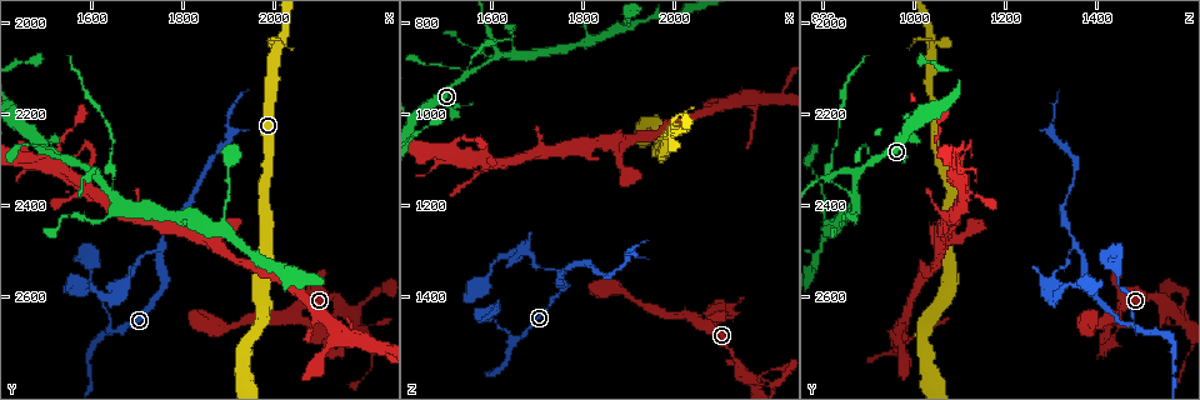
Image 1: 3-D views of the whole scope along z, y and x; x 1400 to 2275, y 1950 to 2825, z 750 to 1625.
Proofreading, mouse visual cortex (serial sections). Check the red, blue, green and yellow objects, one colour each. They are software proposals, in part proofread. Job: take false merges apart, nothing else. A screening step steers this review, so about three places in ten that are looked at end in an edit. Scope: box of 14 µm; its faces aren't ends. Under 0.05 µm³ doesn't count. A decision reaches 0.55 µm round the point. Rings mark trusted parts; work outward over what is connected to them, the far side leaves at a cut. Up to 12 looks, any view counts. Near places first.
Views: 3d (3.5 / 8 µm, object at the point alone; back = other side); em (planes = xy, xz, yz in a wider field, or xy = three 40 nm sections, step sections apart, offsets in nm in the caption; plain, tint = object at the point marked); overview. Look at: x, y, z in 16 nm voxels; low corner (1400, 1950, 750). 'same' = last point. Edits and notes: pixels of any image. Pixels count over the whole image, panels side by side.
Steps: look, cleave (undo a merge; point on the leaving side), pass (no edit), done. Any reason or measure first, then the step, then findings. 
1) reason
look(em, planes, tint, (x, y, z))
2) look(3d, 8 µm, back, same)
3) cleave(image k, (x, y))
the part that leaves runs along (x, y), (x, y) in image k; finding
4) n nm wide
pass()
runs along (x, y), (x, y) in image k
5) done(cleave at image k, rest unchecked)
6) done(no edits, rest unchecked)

a fork
look(3d, 3.5 µm, (2005, 2055, 1035))

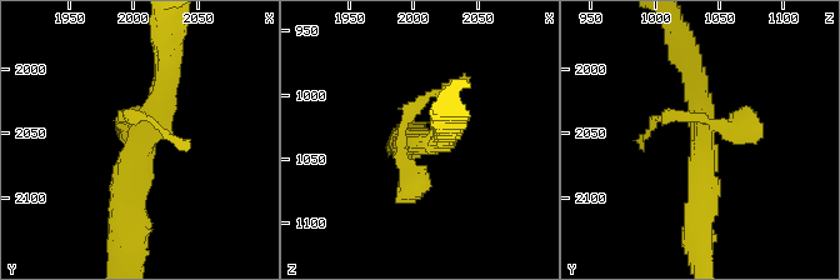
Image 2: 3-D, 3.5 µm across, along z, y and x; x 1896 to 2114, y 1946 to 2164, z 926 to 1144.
look(em, xy, step 5, tint, (2006, 2056, 1040))

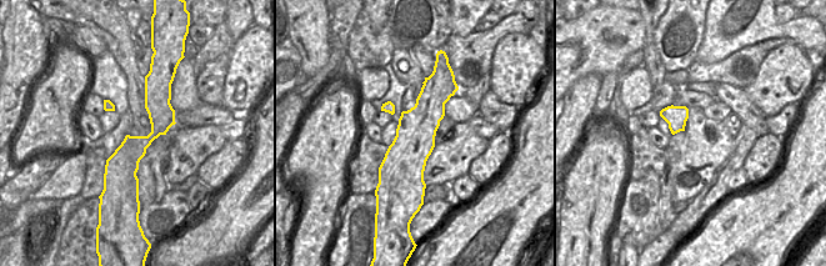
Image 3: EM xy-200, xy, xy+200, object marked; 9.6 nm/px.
400 nm wide
cleave(image 2, (420, 188))
the part that leaves runs along (404, 154), (411, 189), (396, 201) in image 2; a second cell is stuck on

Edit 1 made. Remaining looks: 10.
look(overview)

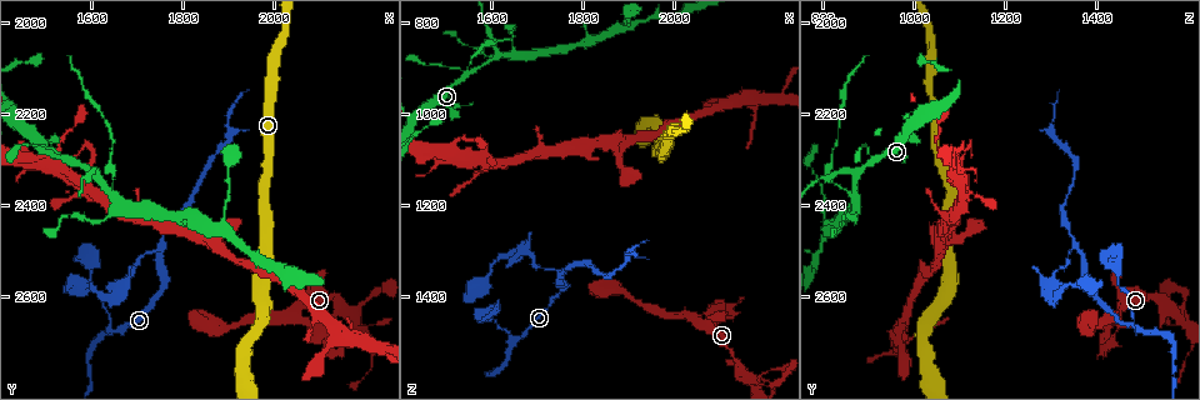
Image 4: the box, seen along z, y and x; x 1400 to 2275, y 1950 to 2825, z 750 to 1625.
abrupt turn
look(3d, 8 µm, (1520, 2275, 900))

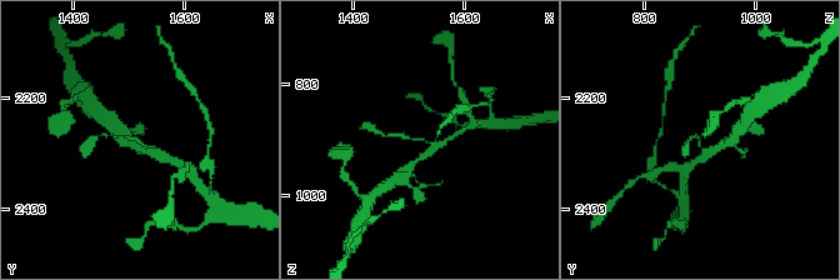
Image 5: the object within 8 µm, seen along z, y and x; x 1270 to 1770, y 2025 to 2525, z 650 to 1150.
arms of 150, 250 nm; need the tissue
look(em, planes, tint, (1515, 2280, 895))

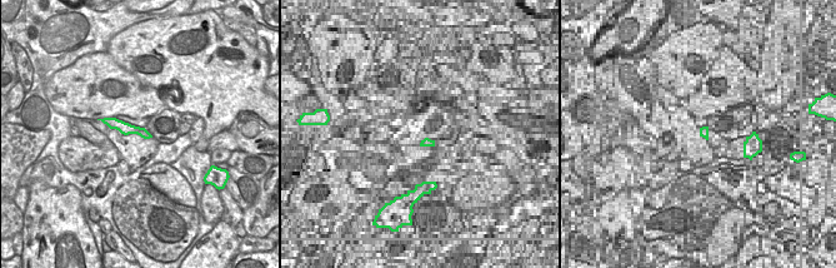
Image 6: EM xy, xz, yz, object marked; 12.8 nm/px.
pass()
continuous, no second cell

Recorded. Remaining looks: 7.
thin neck
look(3d, 3.5 µm, (1650, 2355, 820))

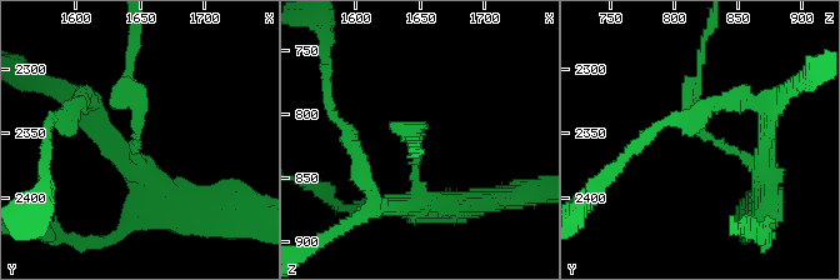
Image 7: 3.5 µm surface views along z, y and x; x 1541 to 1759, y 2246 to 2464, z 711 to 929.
arms of 250, 250 nm
look(em, xy, step 5, tint, (1648, 2354, 826))

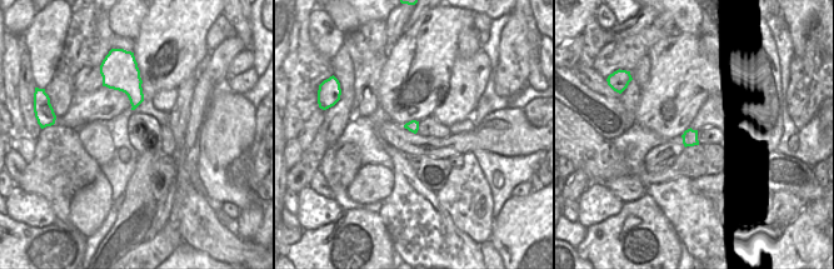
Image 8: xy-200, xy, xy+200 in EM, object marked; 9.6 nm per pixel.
pass()
continuous, no second cell

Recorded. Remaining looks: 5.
thin neck
look(3d, 3.5 µm, (2110, 2685, 1425))

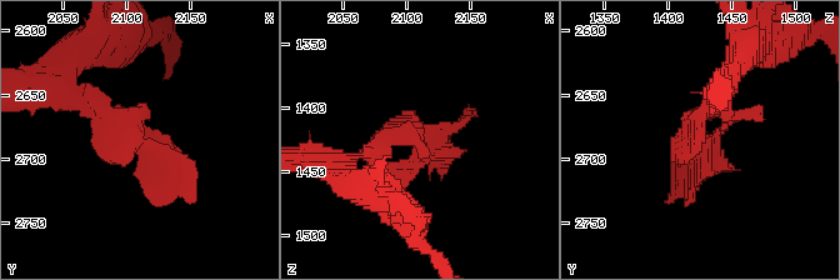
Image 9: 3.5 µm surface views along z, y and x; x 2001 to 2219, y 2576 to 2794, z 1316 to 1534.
look(em, planes, tint, (2114, 2688, 1424))

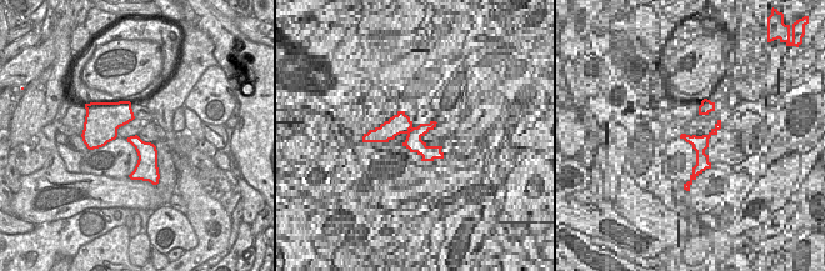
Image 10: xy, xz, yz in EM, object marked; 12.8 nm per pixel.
cleave(image 9, (694, 185))
the part that leaves runs along (704, 153), (695, 184), (669, 199) in image 9; a second cell is stuck on

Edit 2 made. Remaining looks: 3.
redraw
look(overview)

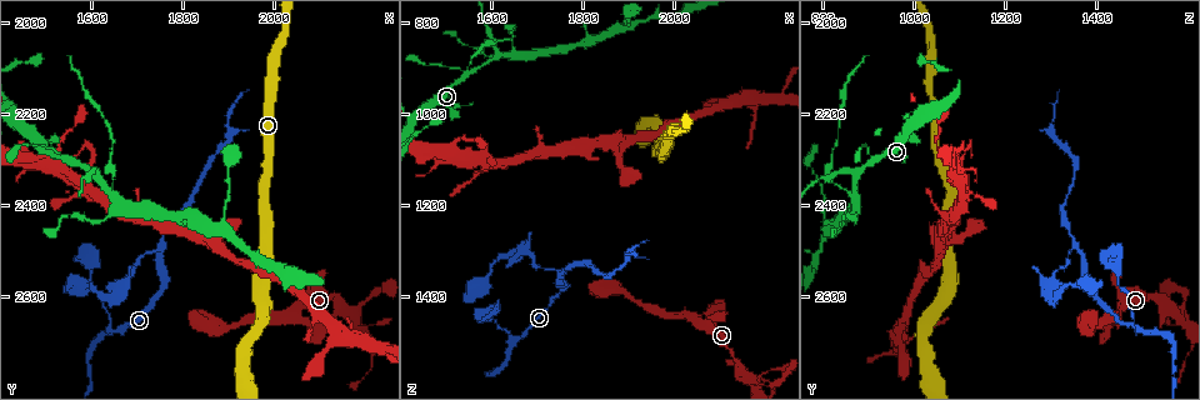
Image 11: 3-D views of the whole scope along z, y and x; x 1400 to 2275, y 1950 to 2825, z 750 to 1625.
narrows sharply
look(3d, 3.5 µm, (1660, 2680, 1490))

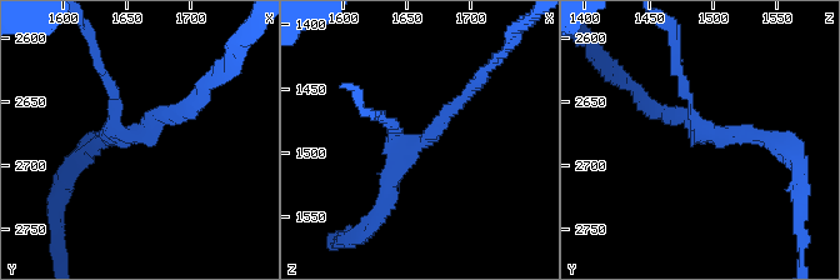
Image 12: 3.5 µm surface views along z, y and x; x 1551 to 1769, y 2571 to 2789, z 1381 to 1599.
arms of 150, 150, 200 nm
pass()
continuous, no second cell

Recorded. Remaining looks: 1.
done(cleave at image 2, cleave at image 9, rest unchecked)

